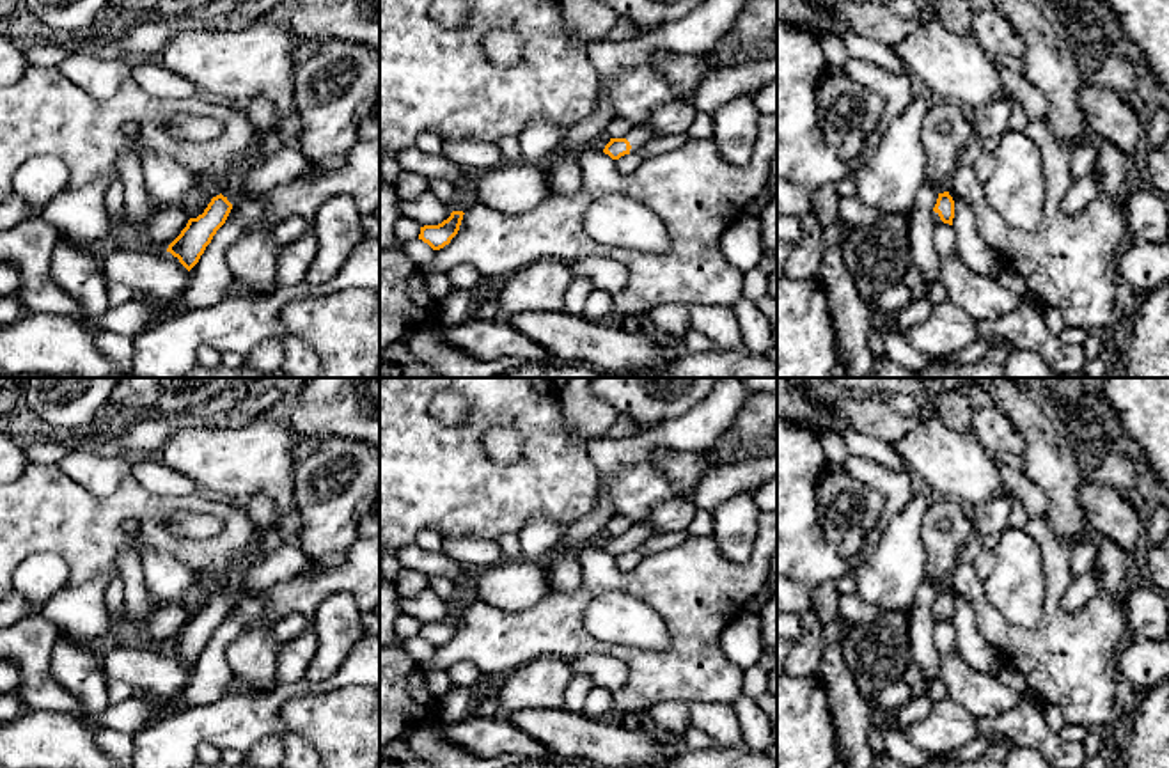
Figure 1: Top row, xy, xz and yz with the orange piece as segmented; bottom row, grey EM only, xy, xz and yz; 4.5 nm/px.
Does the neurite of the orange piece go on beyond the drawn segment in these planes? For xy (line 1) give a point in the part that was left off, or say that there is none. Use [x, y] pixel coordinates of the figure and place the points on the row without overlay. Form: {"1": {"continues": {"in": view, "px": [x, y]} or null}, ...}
{"1": {"continues": null}}

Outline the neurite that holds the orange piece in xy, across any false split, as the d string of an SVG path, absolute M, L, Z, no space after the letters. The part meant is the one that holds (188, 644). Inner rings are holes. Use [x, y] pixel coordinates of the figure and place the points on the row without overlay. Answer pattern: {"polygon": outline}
{"polygon": "M222 591L213 594L202 612L190 615L167 649L179 656L190 669L211 640L216 628L225 621L232 601Z"}

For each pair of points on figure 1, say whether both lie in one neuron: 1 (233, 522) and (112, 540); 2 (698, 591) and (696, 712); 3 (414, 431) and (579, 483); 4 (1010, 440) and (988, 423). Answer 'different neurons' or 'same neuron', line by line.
1: same neuron
2: different neurons
3: same neuron
4: same neuron

